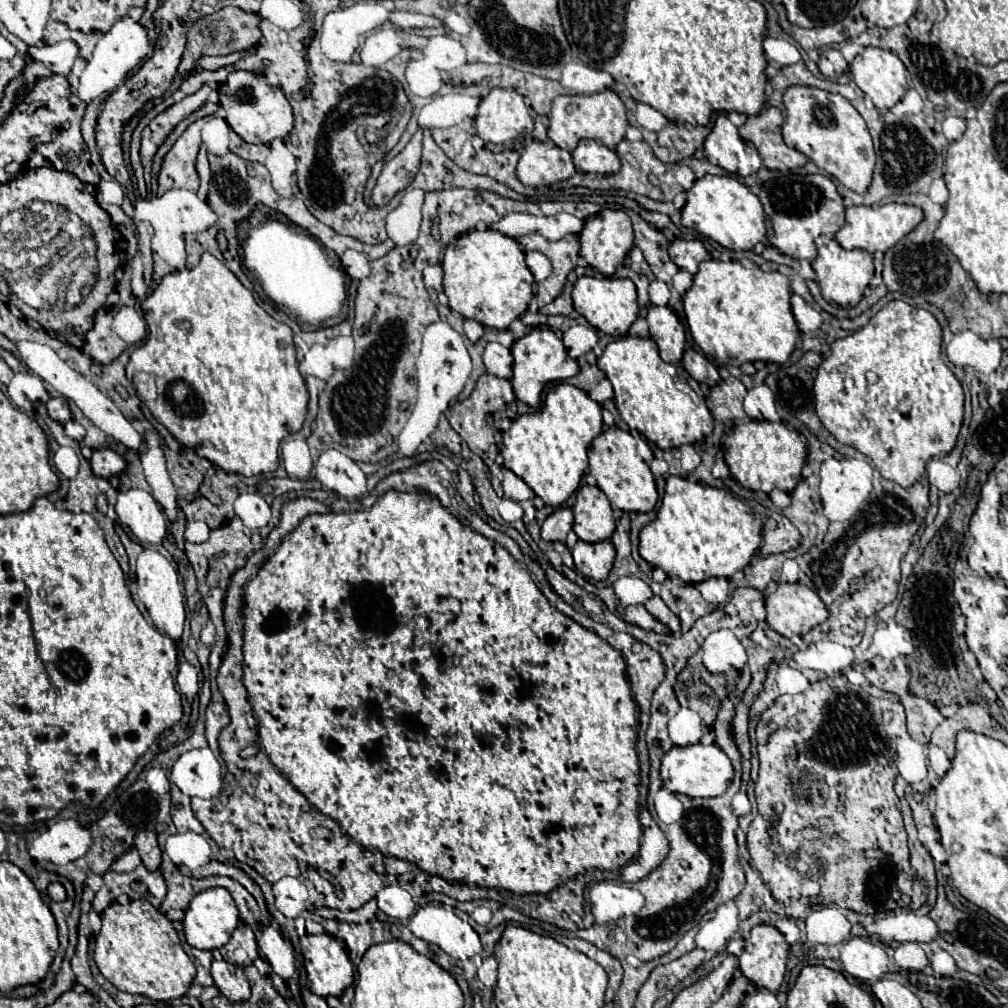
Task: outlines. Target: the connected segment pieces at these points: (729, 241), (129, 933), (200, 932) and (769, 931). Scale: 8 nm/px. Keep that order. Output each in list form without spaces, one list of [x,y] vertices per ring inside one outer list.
[[[704,175],[696,179],[686,191],[686,203],[682,207],[680,223],[684,227],[696,229],[700,235],[714,239],[726,249],[748,251],[766,241],[766,223],[762,203],[754,193],[748,191],[744,183],[726,175]]]
[[[146,899],[128,905],[112,903],[102,911],[102,929],[96,935],[94,961],[100,973],[126,993],[142,993],[154,1001],[182,997],[196,977],[196,967],[184,953],[172,921]]]
[[[220,887],[206,889],[206,891],[198,893],[192,899],[190,907],[186,909],[184,935],[186,935],[186,941],[188,941],[190,947],[214,951],[214,949],[220,949],[222,945],[228,943],[228,939],[234,933],[234,929],[238,927],[238,923],[240,923],[240,913],[236,909],[232,895],[226,889],[220,889]]]
[[[756,925],[740,955],[742,973],[756,987],[776,993],[784,981],[788,947],[784,935],[774,925]]]

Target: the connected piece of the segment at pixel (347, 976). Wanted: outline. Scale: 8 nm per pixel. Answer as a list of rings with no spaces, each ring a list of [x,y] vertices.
[[[328,933],[300,937],[308,987],[318,997],[340,997],[354,983],[354,967],[346,947]]]

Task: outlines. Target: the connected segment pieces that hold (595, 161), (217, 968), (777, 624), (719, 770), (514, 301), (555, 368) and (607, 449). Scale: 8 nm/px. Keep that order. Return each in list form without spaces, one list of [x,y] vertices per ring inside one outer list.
[[[582,139],[578,143],[578,147],[572,151],[572,161],[574,161],[574,167],[582,173],[612,175],[620,171],[618,155],[612,149],[598,145],[592,139]]]
[[[216,957],[212,961],[212,977],[214,985],[220,989],[220,993],[226,999],[236,1003],[236,1001],[246,1001],[250,997],[250,983],[242,967],[232,965],[222,957]]]
[[[778,583],[778,587],[766,595],[764,603],[766,603],[768,627],[788,639],[792,639],[794,635],[804,635],[812,627],[828,619],[828,609],[822,603],[822,599],[810,587],[800,585],[800,583]]]
[[[686,745],[686,747],[672,747],[662,757],[662,769],[660,769],[664,787],[668,787],[674,793],[684,793],[688,797],[718,797],[722,795],[728,785],[734,779],[734,767],[728,759],[728,755],[716,745]]]
[[[468,231],[454,239],[442,259],[444,293],[450,309],[466,319],[474,319],[484,327],[508,329],[526,309],[534,295],[534,277],[524,261],[524,253],[514,239],[500,231]]]
[[[534,327],[530,329],[528,335],[524,335],[522,339],[516,339],[512,345],[512,357],[514,357],[514,375],[512,375],[512,387],[514,387],[514,395],[518,401],[530,405],[530,407],[538,407],[540,405],[540,395],[546,383],[550,381],[564,381],[568,377],[574,377],[580,367],[576,363],[576,359],[572,359],[566,353],[566,347],[562,343],[562,339],[558,337],[556,331],[548,329],[548,327]]]
[[[618,427],[606,429],[592,441],[588,457],[590,457],[590,475],[596,479],[600,491],[610,499],[610,505],[614,509],[628,513],[632,511],[648,513],[656,507],[658,491],[649,467],[653,453],[643,438],[634,437]]]

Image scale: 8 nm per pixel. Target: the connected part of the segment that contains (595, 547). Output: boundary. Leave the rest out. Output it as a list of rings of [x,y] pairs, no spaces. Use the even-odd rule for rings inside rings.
[[[578,541],[576,547],[572,549],[572,557],[578,573],[594,581],[604,581],[614,565],[616,551],[610,541],[600,541],[600,543]]]

